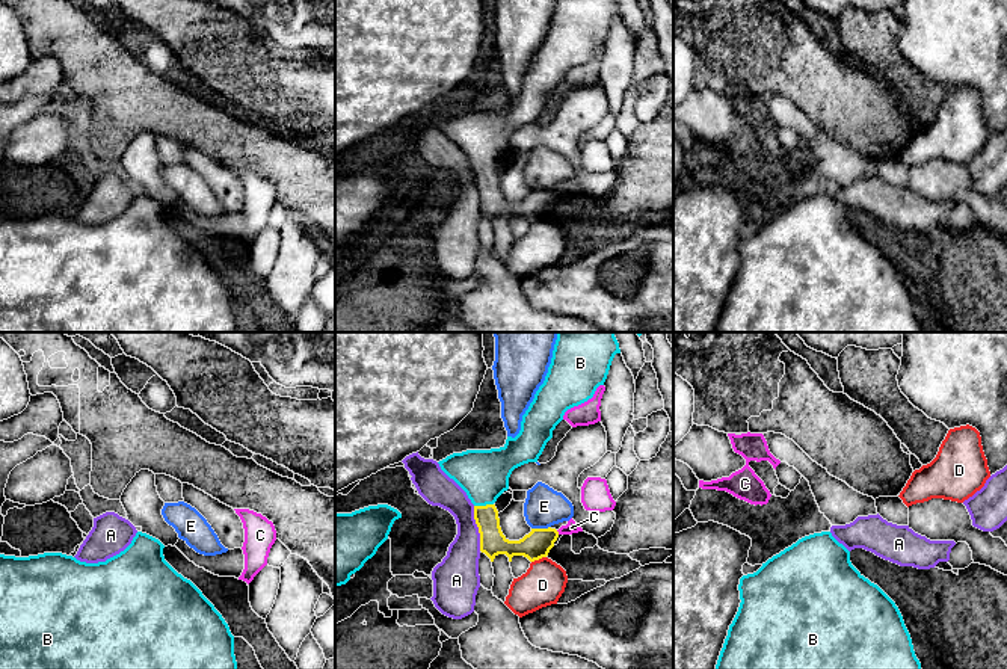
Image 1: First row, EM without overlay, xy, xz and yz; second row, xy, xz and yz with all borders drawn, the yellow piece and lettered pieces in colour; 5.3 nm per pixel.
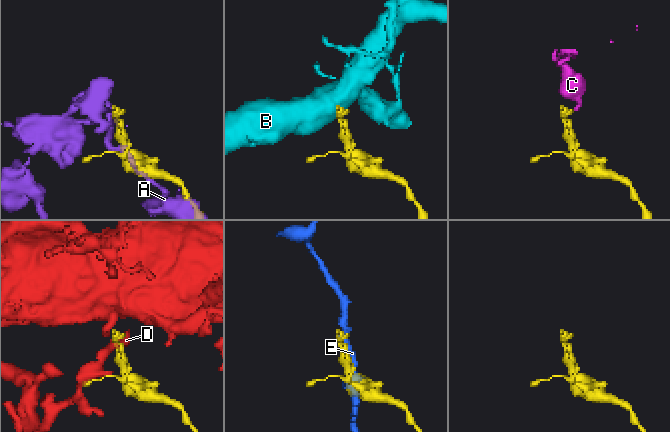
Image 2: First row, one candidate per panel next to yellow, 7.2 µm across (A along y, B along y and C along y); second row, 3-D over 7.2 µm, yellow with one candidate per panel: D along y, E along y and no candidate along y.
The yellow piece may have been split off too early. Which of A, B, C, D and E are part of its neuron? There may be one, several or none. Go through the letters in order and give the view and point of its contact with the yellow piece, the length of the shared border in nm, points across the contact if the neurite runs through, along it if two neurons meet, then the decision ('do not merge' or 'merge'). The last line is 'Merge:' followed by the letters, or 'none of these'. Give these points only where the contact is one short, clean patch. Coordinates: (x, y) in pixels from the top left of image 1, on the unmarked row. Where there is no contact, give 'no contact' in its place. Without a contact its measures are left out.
A: contact xz (479, 191); length 240 nm; do not merge
B: contact xz (483, 168); length 110 nm; way xz (492, 204), (483, 168), (483, 136); merge
C: contact xz (557, 194); length 30 nm; border xz (556, 192), (559, 195); do not merge
D: contact xz (538, 221); length 90 nm; do not merge
E: contact xz (541, 191); length 110 nm; do not merge
Merge: B

